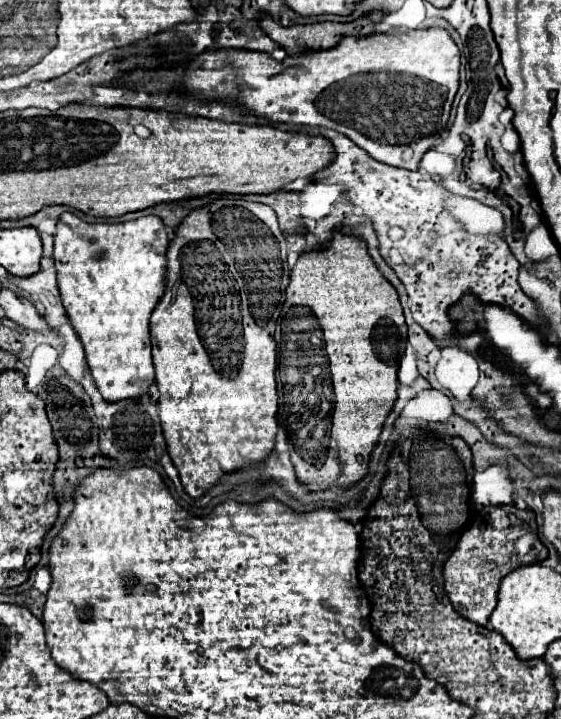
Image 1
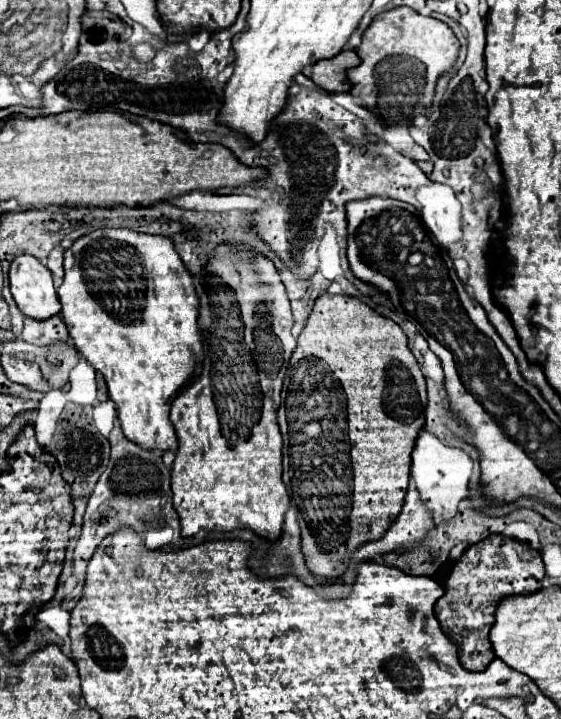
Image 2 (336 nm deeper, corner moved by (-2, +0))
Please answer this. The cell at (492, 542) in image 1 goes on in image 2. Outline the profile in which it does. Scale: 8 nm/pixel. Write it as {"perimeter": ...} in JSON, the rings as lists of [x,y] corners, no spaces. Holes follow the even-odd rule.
{"perimeter":[[[490,535],[488,539],[470,545],[454,563],[454,569],[444,585],[446,593],[436,601],[434,613],[444,635],[458,647],[458,659],[468,671],[484,671],[494,659],[488,633],[494,625],[498,603],[510,595],[530,595],[542,589],[544,563],[542,555],[528,543],[520,543],[506,535]]]}

